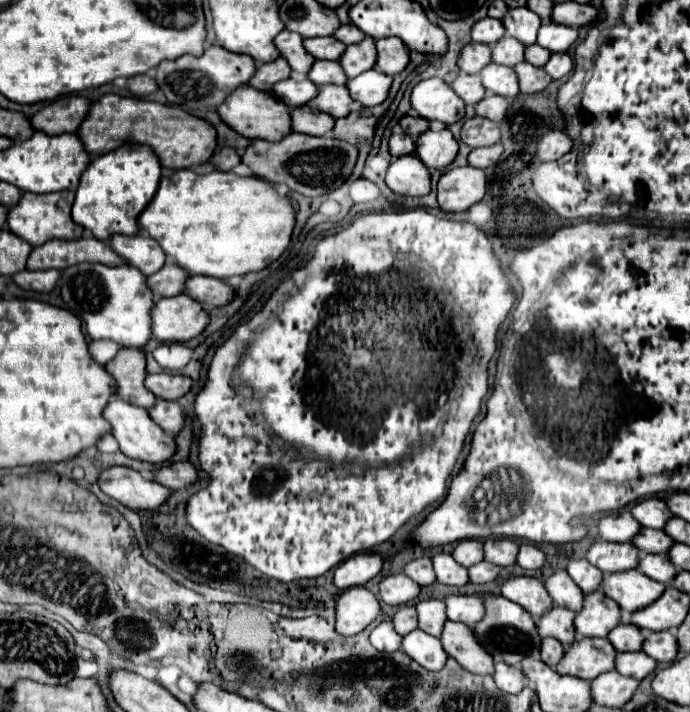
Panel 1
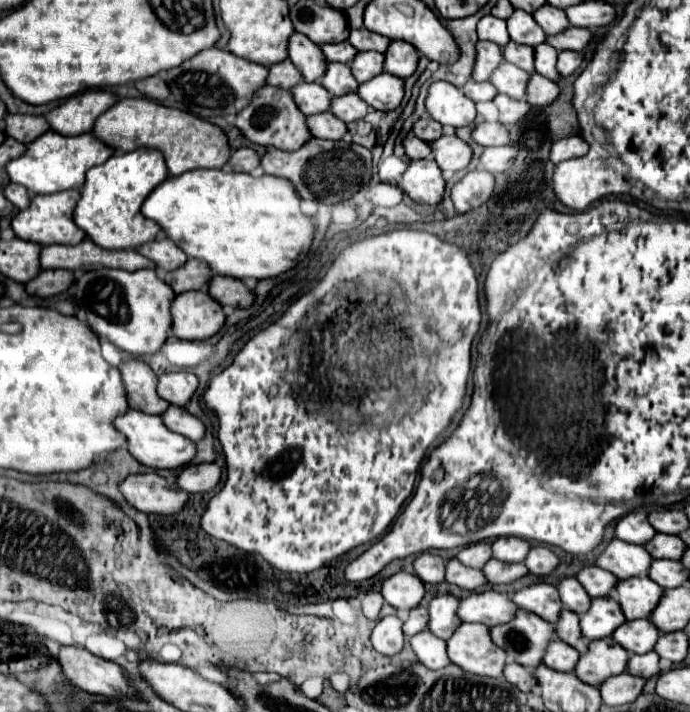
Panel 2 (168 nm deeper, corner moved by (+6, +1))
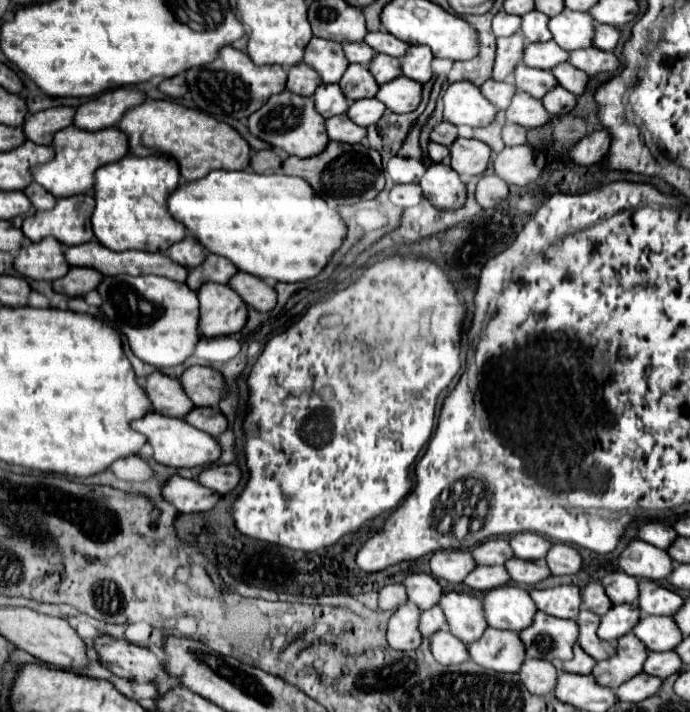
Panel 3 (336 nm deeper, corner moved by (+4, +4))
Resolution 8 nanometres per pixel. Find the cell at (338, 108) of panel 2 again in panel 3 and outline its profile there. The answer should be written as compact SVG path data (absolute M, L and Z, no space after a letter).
M370 98L370 100L356 100L356 102L352 102L346 114L358 126L372 126L372 124L376 124L382 118L384 110L386 110L386 106L380 100Z

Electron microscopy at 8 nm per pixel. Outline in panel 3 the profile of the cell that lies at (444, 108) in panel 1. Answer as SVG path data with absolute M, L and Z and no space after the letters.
M454 82L444 94L444 120L472 128L488 126L496 118L496 108L472 82Z

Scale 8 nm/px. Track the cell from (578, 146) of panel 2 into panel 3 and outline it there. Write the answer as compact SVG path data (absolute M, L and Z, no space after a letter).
M598 130L598 132L582 138L578 144L574 144L572 150L570 150L570 158L576 164L592 166L592 164L600 162L608 154L610 142L612 142L610 132L608 130Z

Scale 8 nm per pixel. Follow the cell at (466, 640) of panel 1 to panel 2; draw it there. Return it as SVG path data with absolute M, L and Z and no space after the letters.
M462 623L446 641L450 661L474 675L502 677L506 653L494 647L488 631L480 623Z

